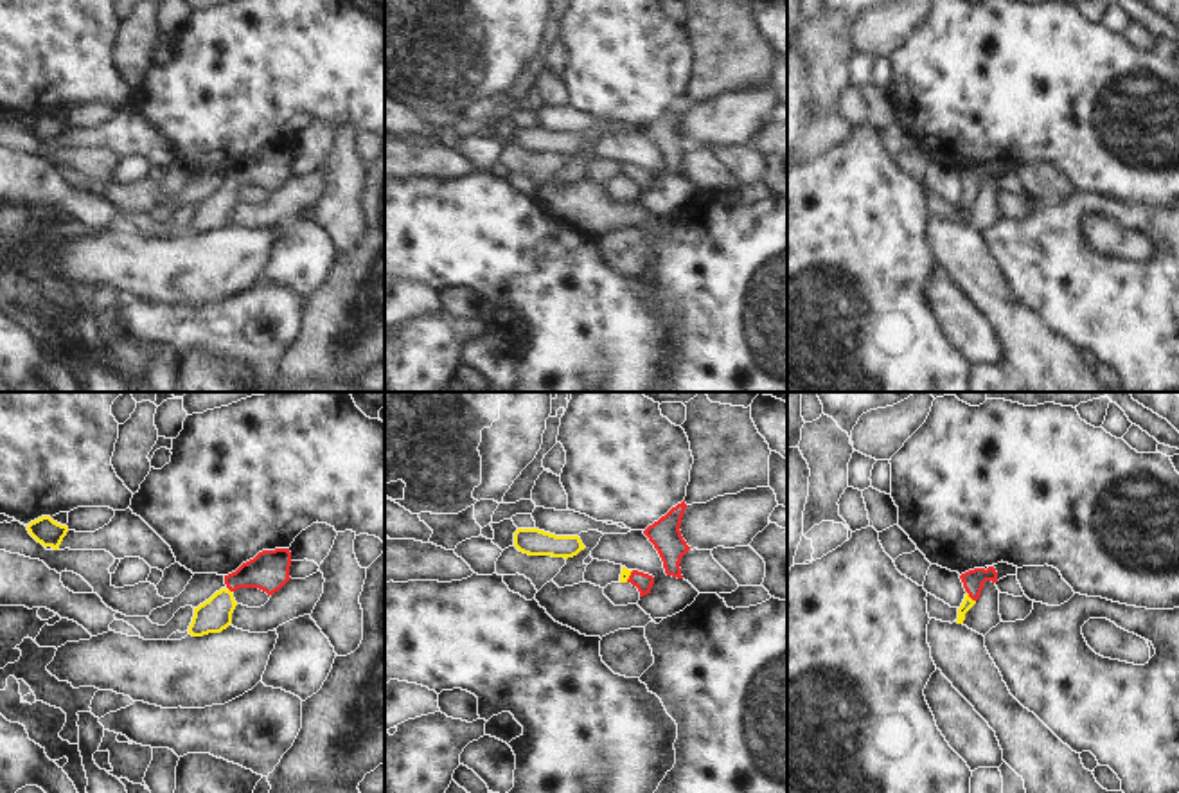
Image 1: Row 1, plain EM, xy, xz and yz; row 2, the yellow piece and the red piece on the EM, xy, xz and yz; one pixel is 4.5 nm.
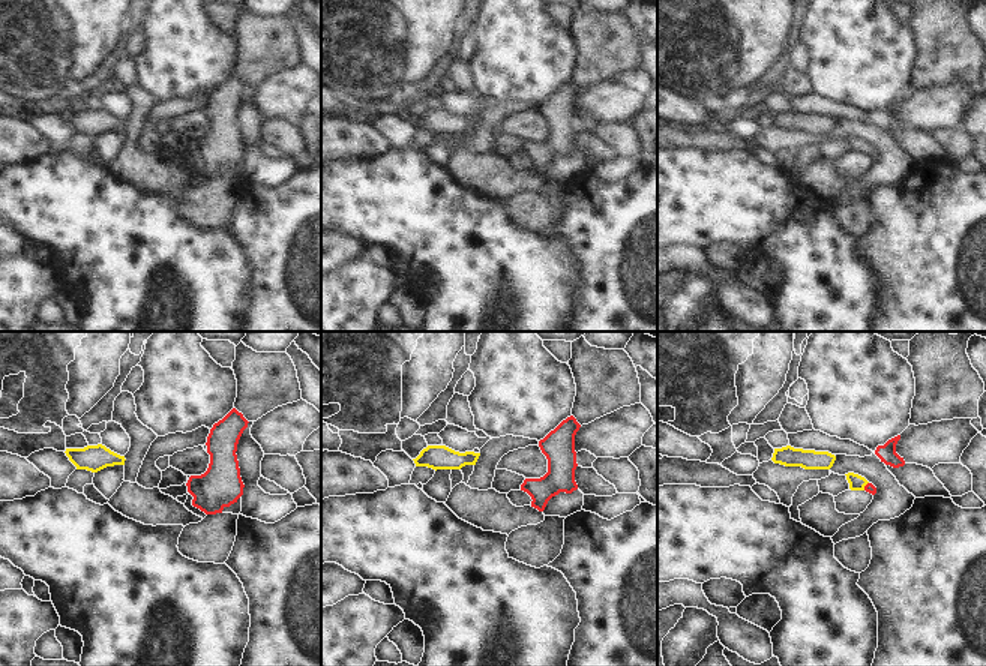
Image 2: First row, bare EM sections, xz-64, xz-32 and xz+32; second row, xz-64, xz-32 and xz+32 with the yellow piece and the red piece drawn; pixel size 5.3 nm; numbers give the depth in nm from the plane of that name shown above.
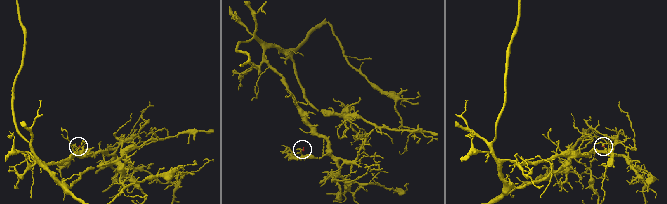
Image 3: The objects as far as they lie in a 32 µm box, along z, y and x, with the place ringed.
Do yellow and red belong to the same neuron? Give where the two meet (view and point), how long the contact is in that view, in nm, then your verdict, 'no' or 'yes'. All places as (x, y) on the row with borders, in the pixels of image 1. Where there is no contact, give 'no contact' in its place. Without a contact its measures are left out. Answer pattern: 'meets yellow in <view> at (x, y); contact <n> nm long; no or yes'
meets yellow in yz at (969, 597); contact 60 nm long; yes

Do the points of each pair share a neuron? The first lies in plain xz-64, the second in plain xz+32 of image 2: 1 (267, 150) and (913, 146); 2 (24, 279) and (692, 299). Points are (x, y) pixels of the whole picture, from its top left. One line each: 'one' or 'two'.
1: one
2: one

